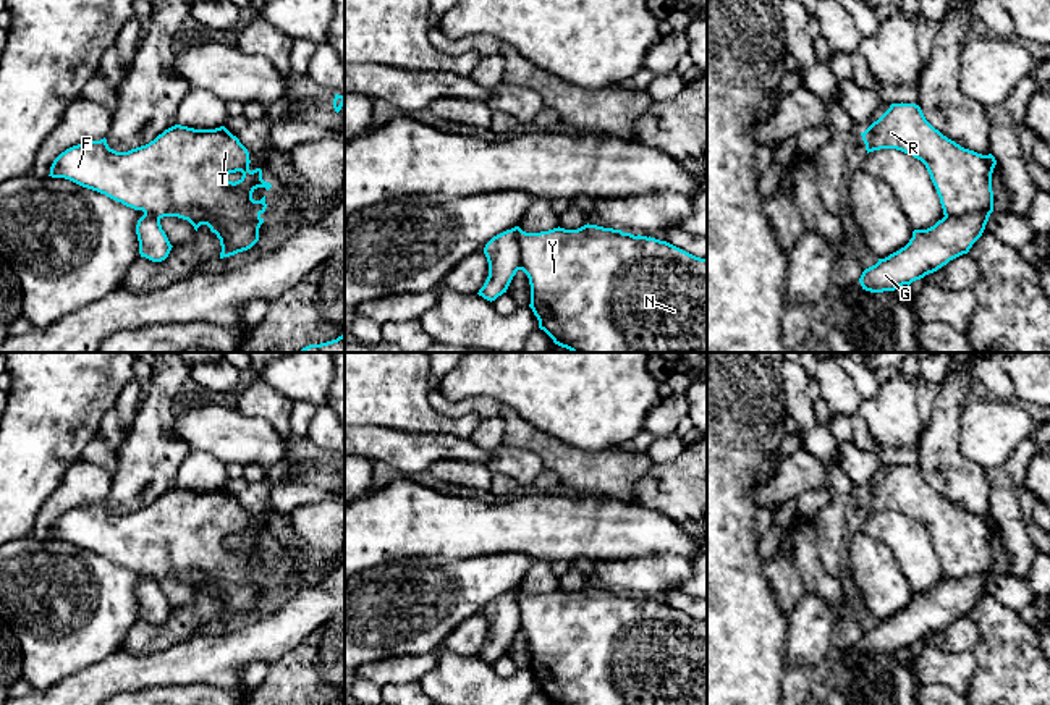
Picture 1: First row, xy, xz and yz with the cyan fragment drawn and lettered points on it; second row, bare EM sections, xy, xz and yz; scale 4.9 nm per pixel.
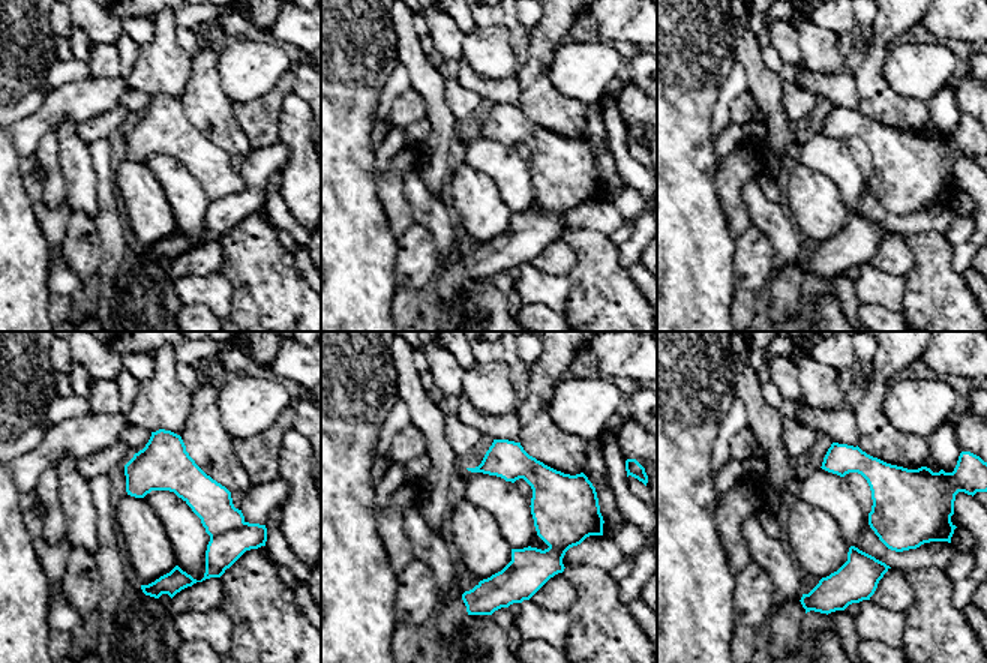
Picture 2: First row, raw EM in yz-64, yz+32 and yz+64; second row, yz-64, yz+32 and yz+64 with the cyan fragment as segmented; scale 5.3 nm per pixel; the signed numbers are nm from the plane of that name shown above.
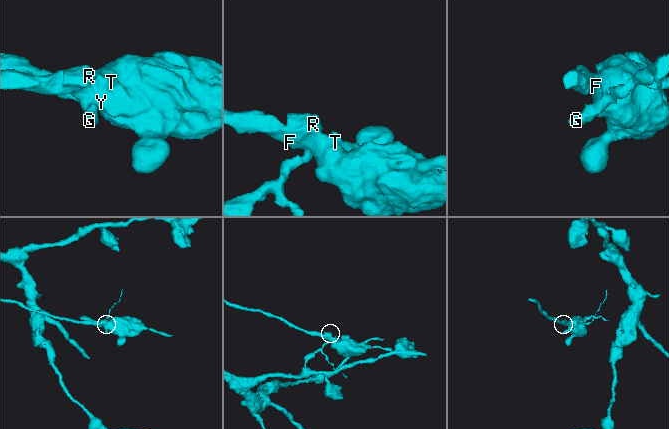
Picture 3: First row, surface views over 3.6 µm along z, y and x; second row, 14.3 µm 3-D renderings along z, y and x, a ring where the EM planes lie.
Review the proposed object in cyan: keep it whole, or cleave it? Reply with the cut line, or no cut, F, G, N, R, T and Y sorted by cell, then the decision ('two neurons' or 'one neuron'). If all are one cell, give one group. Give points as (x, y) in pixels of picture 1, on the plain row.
cut yz (992, 569), (982, 574), (945, 579); groups F N R T Y / G; two neurons

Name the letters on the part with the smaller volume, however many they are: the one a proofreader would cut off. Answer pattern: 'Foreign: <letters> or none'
Foreign: G

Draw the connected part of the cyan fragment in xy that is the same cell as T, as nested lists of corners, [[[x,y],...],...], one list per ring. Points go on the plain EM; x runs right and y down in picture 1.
[[[175,487],[146,508],[128,514],[108,509],[107,501],[73,508],[50,529],[52,540],[65,540],[83,550],[105,556],[134,572],[155,580],[178,579],[194,592],[207,587],[220,602],[220,621],[251,611],[259,603],[265,558],[252,561],[257,550],[272,550],[262,542],[262,532],[249,532],[249,514],[225,488],[194,492]]]

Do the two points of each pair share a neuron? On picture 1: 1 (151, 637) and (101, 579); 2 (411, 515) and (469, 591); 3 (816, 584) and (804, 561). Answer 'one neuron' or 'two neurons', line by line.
1: two neurons
2: two neurons
3: one neuron

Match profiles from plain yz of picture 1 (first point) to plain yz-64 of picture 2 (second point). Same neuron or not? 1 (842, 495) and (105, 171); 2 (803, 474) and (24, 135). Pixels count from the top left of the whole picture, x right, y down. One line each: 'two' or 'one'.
1: one
2: one

